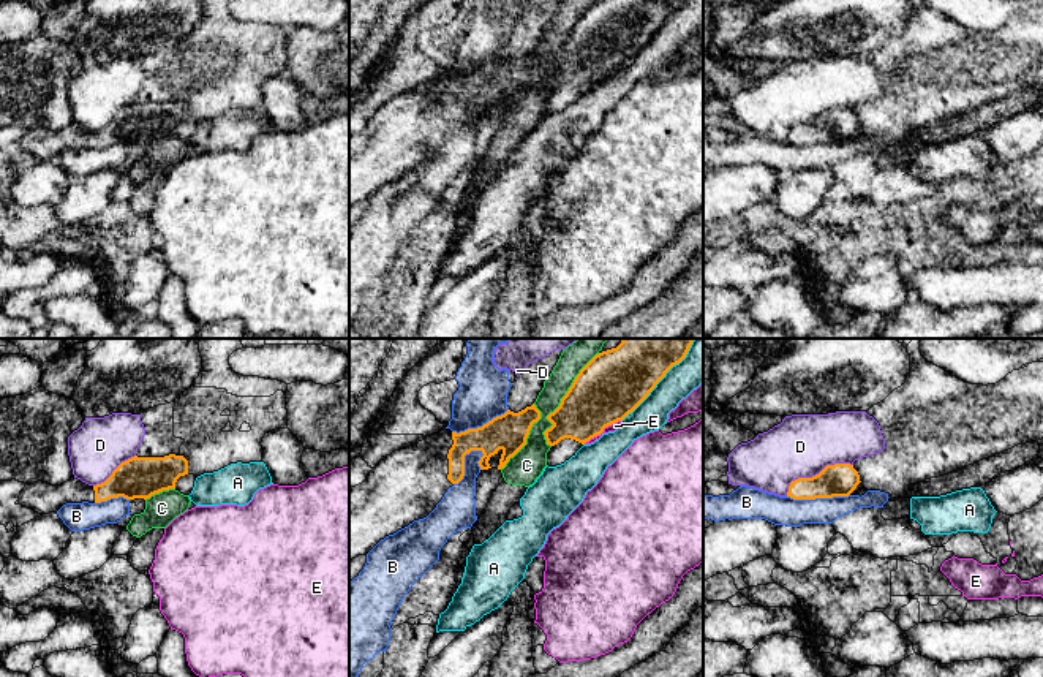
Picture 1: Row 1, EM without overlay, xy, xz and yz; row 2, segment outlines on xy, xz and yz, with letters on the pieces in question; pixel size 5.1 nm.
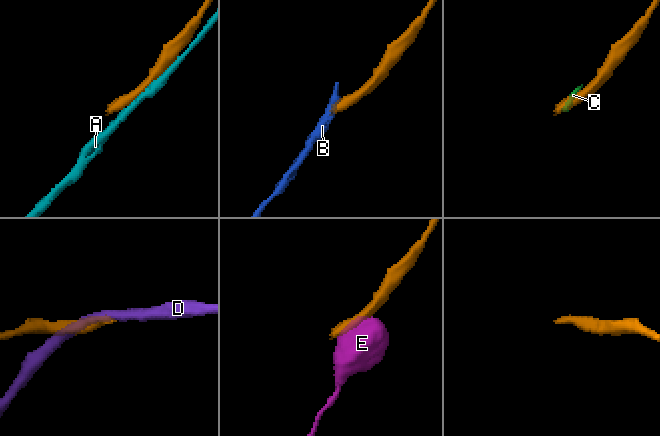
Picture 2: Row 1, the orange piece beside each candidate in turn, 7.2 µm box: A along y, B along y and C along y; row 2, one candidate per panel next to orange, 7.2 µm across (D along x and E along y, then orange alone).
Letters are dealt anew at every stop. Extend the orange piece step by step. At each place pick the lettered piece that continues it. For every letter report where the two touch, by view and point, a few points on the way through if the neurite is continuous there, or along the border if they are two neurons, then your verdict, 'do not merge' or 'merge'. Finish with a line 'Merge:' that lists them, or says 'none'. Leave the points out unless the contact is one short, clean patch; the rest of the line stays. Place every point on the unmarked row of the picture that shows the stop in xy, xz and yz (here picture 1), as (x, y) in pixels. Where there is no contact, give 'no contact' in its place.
A: meets orange in xz at (655, 32); do not merge
B: meets orange in xz at (463, 109); do not merge
C: meets orange in xz at (561, 46); do not merge
D: meets orange in yz at (816, 121); do not merge
E: meets orange in xz at (601, 78); do not merge
Merge: none

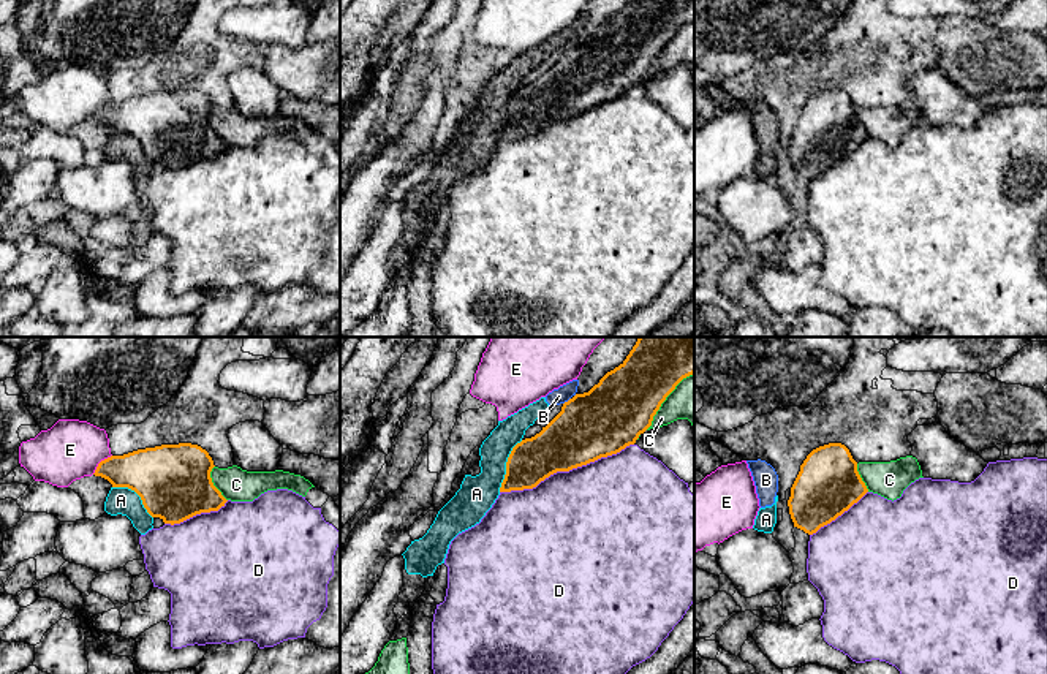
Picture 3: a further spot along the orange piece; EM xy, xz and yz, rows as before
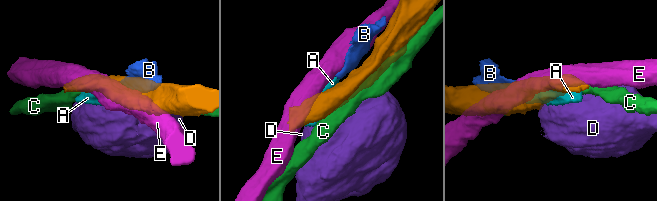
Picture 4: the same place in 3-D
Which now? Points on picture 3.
A: meets orange in xz at (506, 111); do not merge
B: meets orange in xz at (568, 46); border along xz (570, 43), (563, 49); do not merge
C: meets orange in xz at (665, 45); do not merge
D: meets orange in xz at (566, 116); do not merge
E: meets orange in xy at (100, 108); do not merge
Merge: none

